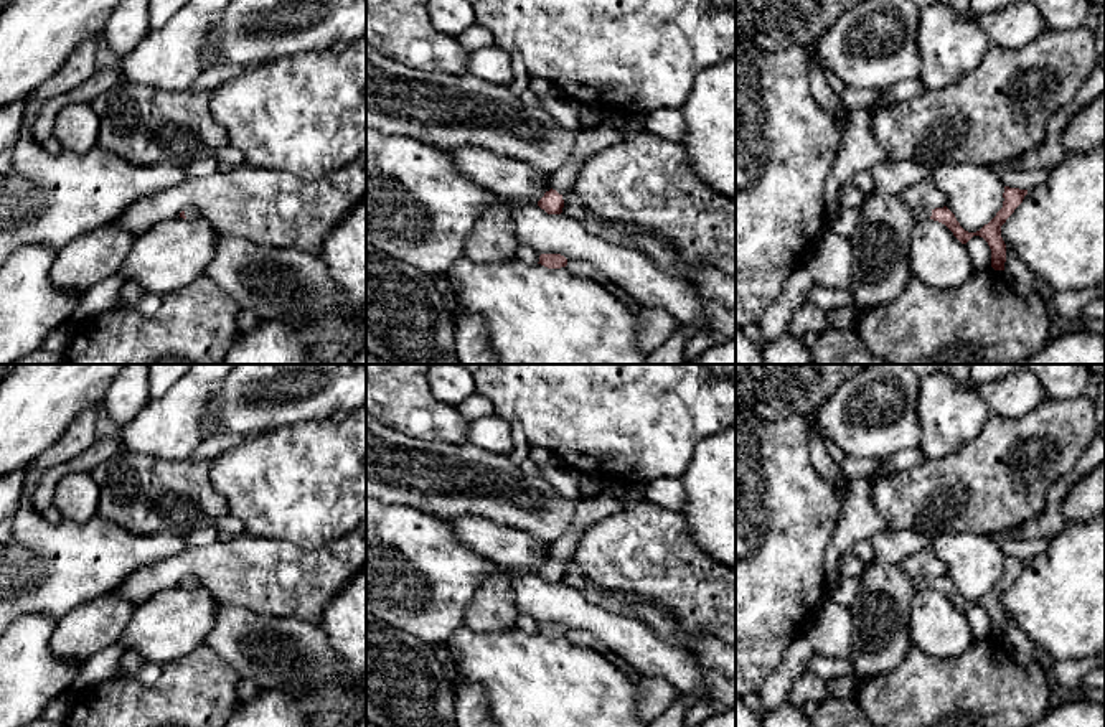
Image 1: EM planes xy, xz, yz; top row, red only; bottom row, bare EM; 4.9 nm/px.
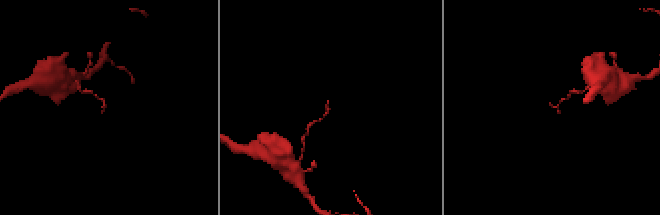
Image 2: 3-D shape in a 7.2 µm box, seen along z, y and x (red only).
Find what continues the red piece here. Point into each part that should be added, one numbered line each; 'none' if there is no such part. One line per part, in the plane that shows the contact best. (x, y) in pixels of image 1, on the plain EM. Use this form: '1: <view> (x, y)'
1: xz (612, 493)

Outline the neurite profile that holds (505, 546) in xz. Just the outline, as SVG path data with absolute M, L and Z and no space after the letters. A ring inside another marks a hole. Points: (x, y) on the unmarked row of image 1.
M458 516L450 519L455 536L475 554L503 567L528 567L538 572L549 546L523 529L496 524L482 516Z

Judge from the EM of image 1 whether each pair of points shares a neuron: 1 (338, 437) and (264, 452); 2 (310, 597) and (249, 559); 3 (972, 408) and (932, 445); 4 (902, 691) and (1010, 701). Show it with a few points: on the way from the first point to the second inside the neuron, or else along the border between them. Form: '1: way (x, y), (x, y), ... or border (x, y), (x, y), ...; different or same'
1: way (320, 452), (282, 452); same
2: way (296, 582), (264, 574); same
3: way (962, 417), (942, 437); same
4: way (929, 701), (983, 701); same

